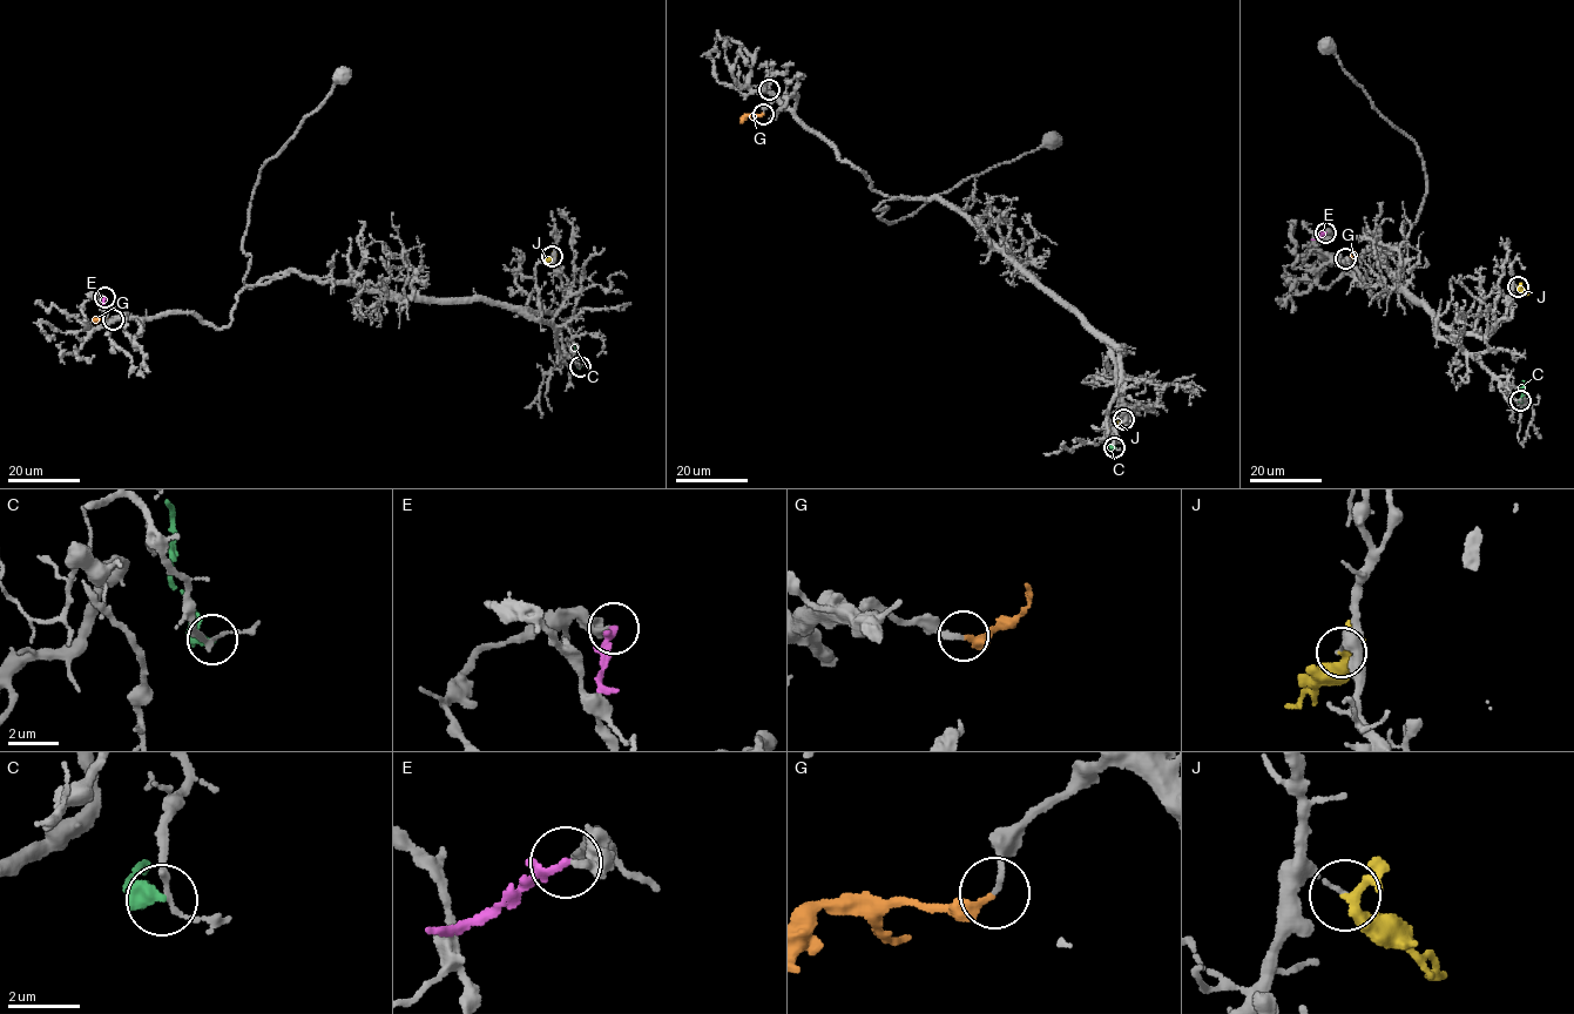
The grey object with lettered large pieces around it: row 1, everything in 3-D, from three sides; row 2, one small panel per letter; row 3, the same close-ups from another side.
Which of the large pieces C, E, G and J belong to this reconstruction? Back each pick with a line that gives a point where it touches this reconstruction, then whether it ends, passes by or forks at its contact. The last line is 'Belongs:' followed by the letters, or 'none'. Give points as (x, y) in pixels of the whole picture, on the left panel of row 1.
E: (105, 297) | it ends
G: (113, 319) | it ends
Belongs: E, G

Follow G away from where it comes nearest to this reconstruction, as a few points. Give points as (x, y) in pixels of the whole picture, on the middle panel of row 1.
G: (763, 113), (748, 114), (742, 122)

